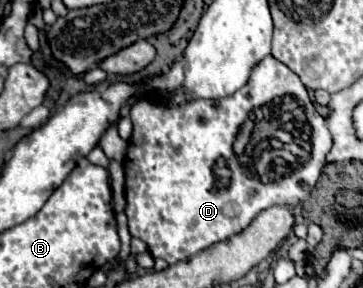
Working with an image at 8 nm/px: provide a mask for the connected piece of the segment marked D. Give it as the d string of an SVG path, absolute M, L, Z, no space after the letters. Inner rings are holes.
M273 56L261 60L253 68L249 84L229 98L197 98L181 106L171 106L149 96L137 100L131 108L131 120L133 134L123 160L129 232L149 246L153 258L163 258L169 264L187 260L211 244L239 234L265 208L293 208L301 204L319 180L331 150L331 134L307 90L299 84L299 78ZM285 110L291 110L291 116L287 116Z

